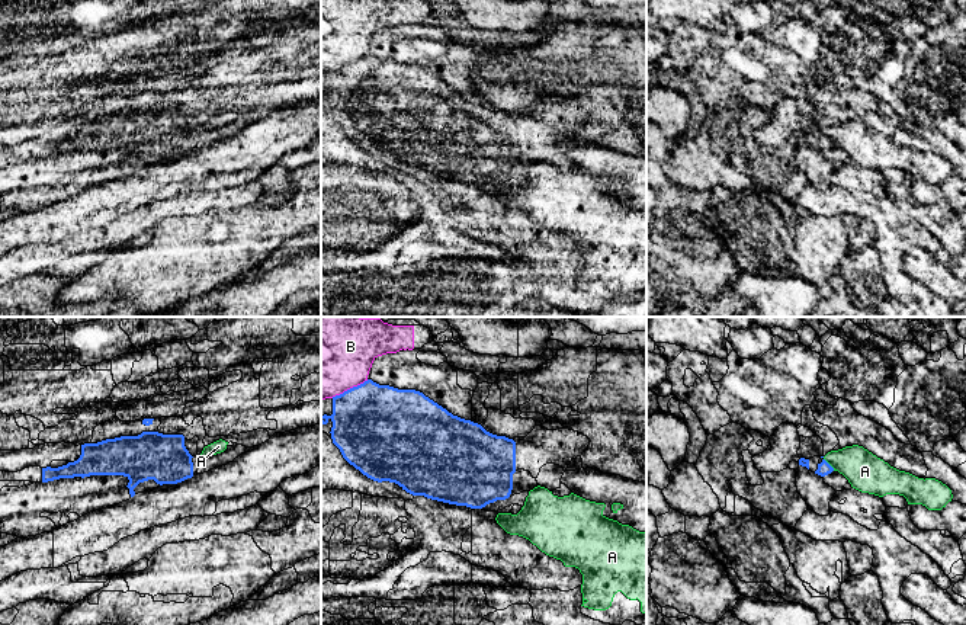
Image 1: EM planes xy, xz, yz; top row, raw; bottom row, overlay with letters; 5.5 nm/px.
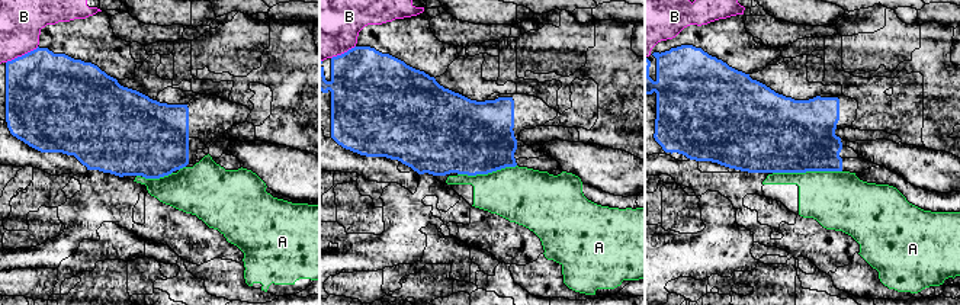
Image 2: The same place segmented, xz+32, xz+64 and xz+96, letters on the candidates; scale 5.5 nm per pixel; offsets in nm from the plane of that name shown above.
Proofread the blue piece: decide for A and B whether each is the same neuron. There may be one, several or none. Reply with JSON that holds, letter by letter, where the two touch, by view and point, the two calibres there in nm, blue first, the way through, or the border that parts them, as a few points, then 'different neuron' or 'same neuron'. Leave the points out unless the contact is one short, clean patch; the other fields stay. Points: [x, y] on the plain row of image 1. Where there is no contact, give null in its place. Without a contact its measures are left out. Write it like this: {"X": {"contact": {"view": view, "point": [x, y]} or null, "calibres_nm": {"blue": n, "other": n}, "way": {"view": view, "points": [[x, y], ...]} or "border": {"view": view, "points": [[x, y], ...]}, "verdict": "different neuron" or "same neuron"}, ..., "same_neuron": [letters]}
{"A": {"contact": {"view": "yz", "point": [828, 138]}, "calibres_nm": {"blue": 80, "other": 220}, "border": {"view": "yz", "points": [[822, 131], [834, 144]]}, "verdict": "different neuron"}, "B": {"contact": {"view": "xz", "point": [350, 63]}, "calibres_nm": {"blue": 460, "other": 400}, "border": {"view": "xz", "points": [[368, 54], [331, 71]]}, "verdict": "different neuron"}, "same_neuron": []}

